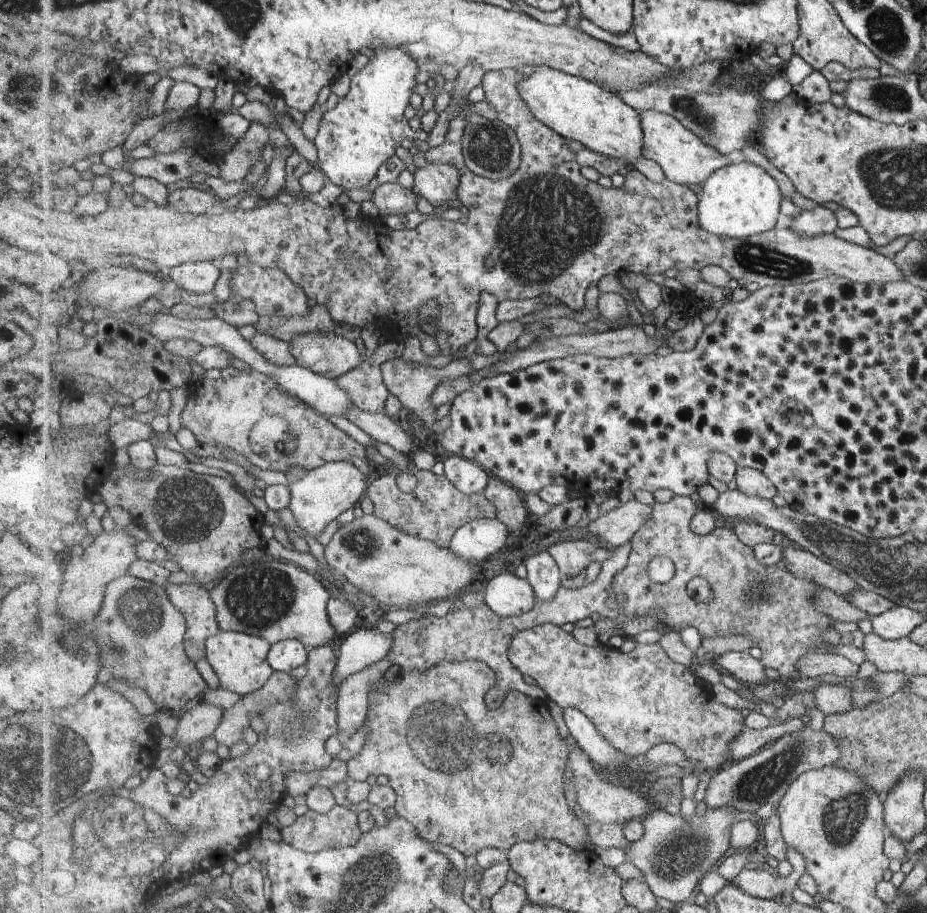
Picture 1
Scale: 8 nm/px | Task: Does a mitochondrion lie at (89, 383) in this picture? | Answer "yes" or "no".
no

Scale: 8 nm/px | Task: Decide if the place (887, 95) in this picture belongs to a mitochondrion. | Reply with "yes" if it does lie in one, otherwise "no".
yes

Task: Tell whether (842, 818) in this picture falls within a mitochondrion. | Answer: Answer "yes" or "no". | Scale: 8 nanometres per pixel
yes

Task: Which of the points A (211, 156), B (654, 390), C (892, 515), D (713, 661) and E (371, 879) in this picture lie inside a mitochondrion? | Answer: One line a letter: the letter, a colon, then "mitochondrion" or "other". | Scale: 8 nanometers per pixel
A: other
B: other
C: other
D: other
E: mitochondrion

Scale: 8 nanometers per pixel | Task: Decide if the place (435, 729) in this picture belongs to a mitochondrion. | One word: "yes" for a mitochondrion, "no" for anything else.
yes

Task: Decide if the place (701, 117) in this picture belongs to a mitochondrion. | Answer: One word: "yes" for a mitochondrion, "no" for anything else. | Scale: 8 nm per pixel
yes

